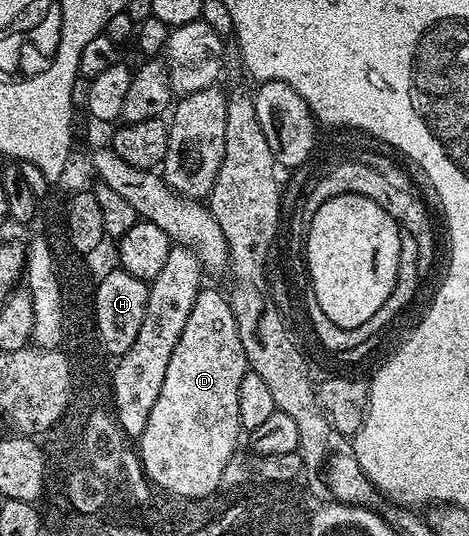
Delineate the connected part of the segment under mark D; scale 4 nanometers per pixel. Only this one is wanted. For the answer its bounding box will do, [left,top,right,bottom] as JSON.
[137,286,249,500]

